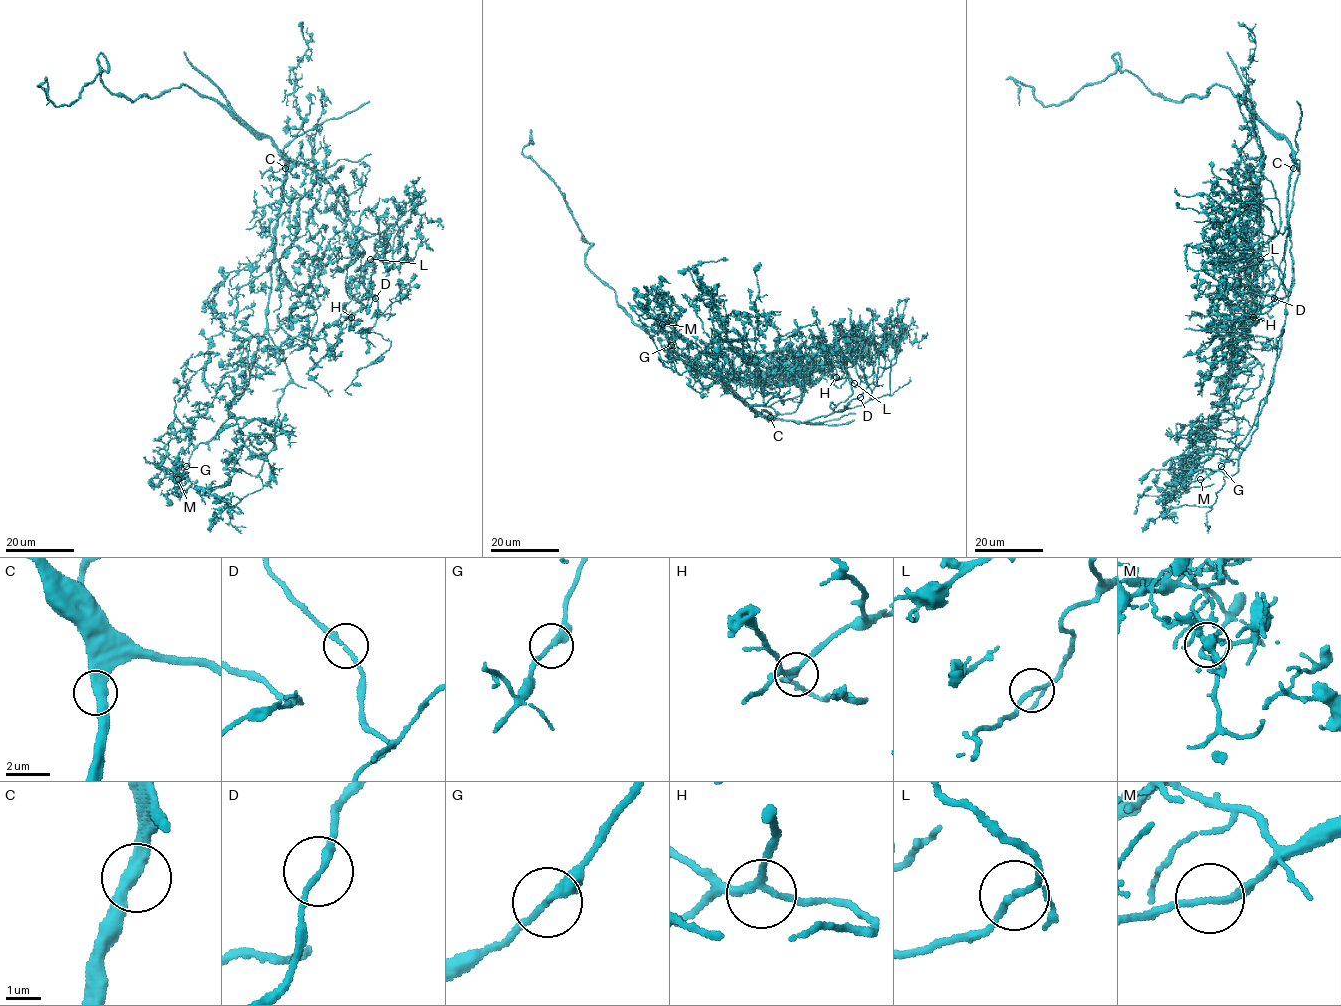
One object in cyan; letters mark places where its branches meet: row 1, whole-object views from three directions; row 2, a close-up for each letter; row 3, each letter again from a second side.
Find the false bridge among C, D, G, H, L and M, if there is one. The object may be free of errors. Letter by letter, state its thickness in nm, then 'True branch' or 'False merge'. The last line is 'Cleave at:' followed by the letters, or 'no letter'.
C: Thickness 440 nm. True branch
D: Thickness 190 nm. True branch
G: Thickness 240 nm. True branch
H: Thickness 180 nm. True branch
L: Thickness 180 nm. True branch
M: Thickness 180 nm. True branch
Cleave at: no letter

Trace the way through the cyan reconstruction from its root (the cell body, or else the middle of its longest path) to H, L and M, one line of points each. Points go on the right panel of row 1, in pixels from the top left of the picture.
H: (1292, 168), (1296, 163), (1300, 174), (1278, 269), (1285, 296), (1271, 306), (1257, 307), (1253, 317)
L: (1292, 168), (1296, 163), (1300, 174), (1287, 225), (1282, 233), (1276, 232), (1252, 247), (1262, 256), (1260, 259)
M: (1292, 168), (1287, 220), (1293, 281), (1270, 389), (1244, 439), (1216, 471), (1201, 479)

